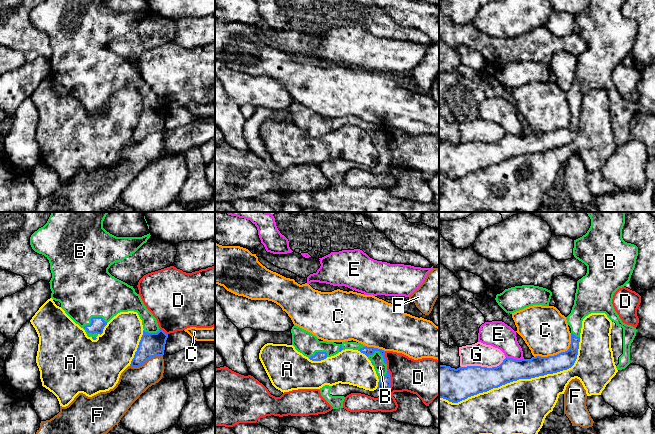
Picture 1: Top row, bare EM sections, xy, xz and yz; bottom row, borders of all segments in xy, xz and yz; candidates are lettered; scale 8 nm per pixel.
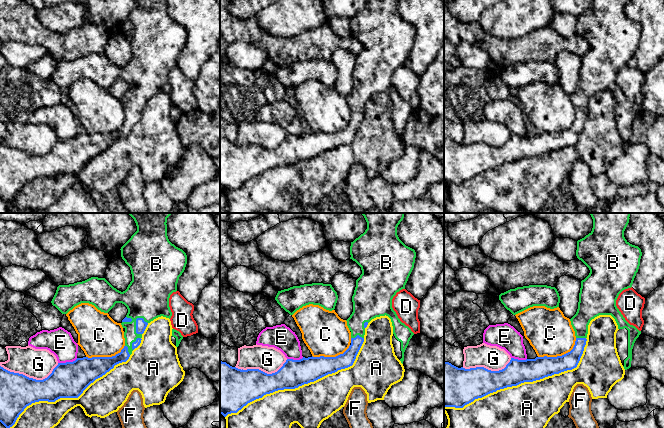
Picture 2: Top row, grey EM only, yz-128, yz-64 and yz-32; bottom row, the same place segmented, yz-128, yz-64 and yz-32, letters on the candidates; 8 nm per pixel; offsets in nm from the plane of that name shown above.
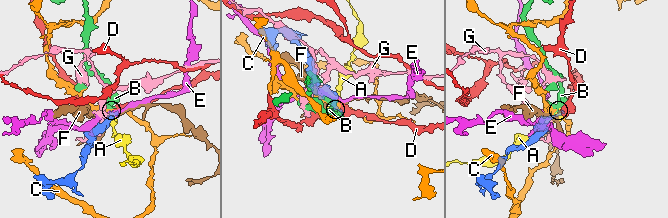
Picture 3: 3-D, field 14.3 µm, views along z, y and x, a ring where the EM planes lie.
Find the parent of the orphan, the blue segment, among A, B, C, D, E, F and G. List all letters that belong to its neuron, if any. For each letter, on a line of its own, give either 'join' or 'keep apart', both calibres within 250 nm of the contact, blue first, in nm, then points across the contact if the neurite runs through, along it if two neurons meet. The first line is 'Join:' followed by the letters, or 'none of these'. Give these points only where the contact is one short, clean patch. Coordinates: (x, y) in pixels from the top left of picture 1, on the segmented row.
Join: B
A: keep apart; 180 nm thick on the blue side, 440 nm on the other
B: join; 120 nm thick on the blue side, 460 nm on the other
C: keep apart; 160 nm thick on the blue side, 380 nm on the other
D: keep apart; 100 nm thick on the blue side, 280 nm on the other; border along xz (387, 369), (390, 375), (390, 387), (388, 390)
E: keep apart; 180 nm thick on the blue side, 200 nm on the other
F: keep apart; 190 nm thick on the blue side, 240 nm on the other; border along xy (162, 355), (150, 357), (138, 366), (130, 366)
G: keep apart; 260 nm thick on the blue side, 190 nm on the other

